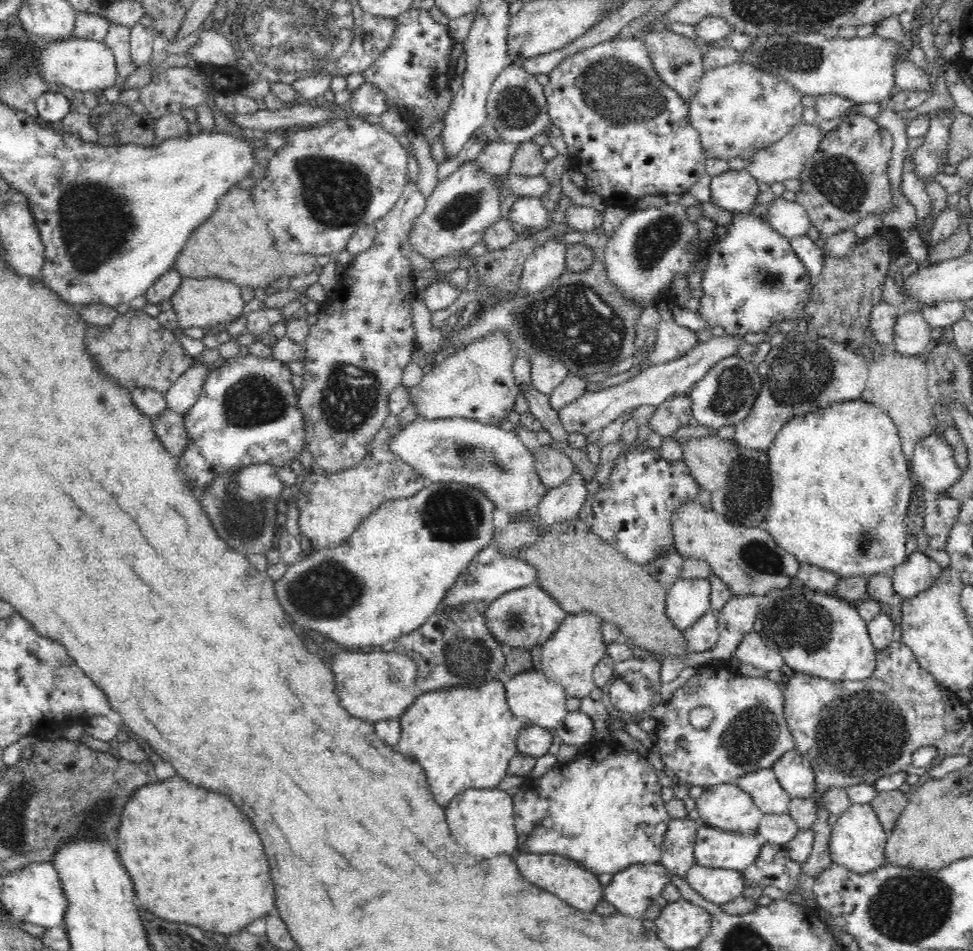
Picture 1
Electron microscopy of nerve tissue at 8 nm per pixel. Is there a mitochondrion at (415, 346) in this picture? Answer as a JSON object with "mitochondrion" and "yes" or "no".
{"mitochondrion":"no"}

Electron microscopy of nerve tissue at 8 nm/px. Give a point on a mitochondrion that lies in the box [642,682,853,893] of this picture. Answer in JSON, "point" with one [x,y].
{"point":[751,737]}

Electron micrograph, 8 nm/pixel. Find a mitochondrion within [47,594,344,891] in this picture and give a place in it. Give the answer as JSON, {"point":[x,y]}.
{"point":[99,810]}

